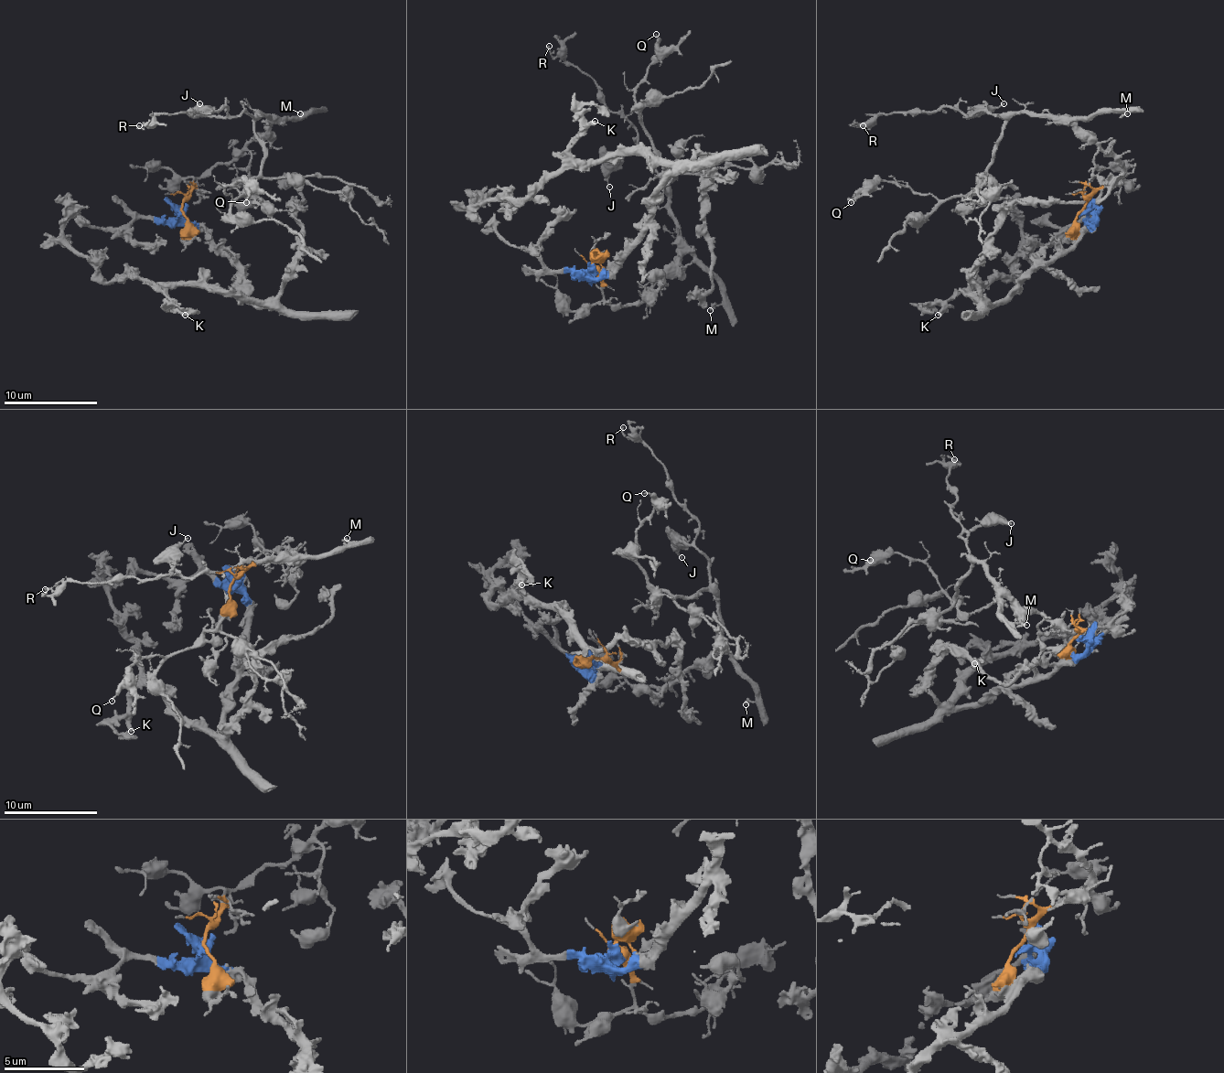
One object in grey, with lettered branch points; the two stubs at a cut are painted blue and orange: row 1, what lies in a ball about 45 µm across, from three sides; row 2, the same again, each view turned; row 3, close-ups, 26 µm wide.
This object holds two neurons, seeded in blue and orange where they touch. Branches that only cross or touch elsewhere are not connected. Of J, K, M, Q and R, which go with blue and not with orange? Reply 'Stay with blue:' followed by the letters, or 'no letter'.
Stay with blue: K

